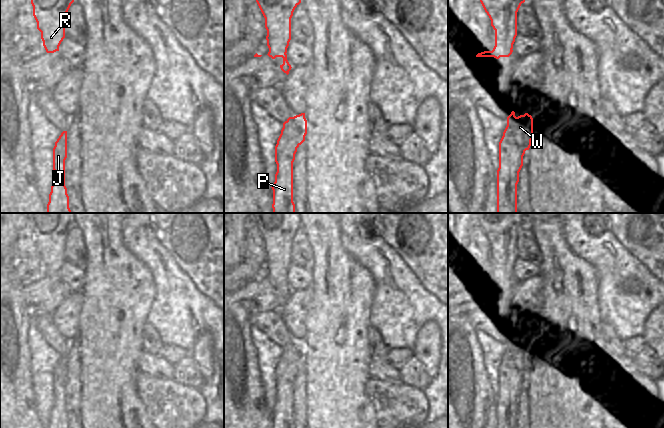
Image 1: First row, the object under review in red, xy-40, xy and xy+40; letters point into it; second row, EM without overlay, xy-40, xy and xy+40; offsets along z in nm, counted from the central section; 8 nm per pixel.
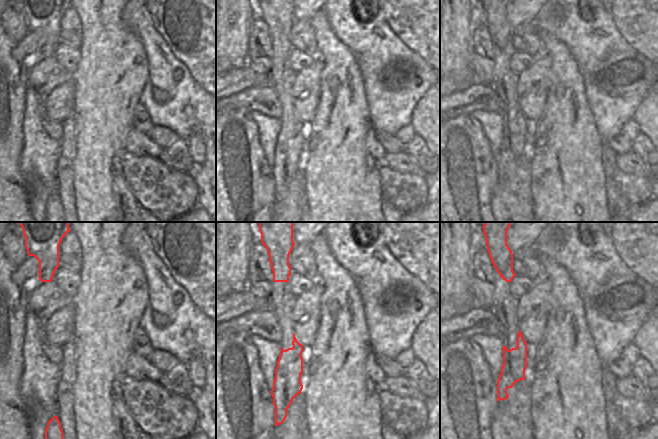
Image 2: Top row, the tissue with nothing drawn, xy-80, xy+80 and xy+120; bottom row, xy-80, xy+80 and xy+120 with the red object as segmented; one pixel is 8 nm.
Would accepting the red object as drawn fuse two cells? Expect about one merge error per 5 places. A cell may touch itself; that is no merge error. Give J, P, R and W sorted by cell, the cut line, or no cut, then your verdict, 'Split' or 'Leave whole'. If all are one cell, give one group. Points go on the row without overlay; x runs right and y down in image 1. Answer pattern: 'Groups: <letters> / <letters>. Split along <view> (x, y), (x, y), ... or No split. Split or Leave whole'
Groups: J P R W. No split. Leave whole

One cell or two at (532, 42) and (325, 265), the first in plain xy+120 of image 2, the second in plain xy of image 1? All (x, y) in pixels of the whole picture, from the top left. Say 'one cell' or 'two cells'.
two cells

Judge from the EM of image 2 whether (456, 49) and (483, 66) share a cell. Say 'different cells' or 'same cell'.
different cells

